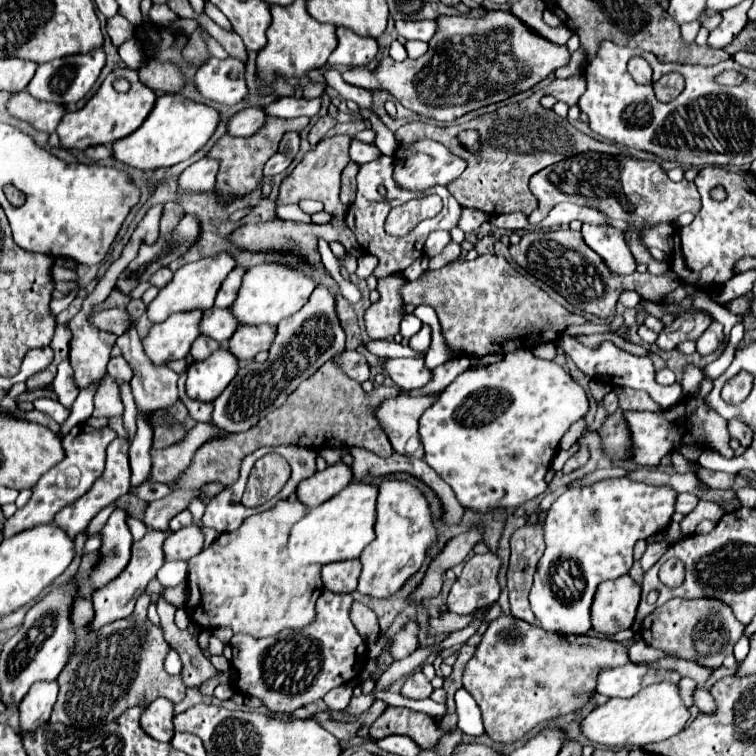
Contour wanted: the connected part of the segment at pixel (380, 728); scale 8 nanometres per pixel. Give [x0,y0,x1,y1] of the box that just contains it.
[370,707,456,749]

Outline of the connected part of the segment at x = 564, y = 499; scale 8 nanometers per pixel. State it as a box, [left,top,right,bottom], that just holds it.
[530,479,678,635]

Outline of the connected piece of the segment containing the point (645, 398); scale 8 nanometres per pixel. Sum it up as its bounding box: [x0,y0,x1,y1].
[616,387,662,411]

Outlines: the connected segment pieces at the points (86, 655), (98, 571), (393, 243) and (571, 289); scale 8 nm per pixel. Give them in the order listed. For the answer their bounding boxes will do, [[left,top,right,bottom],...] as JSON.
[[52,593,187,727],[92,509,132,589],[346,155,462,279],[510,229,680,319]]

